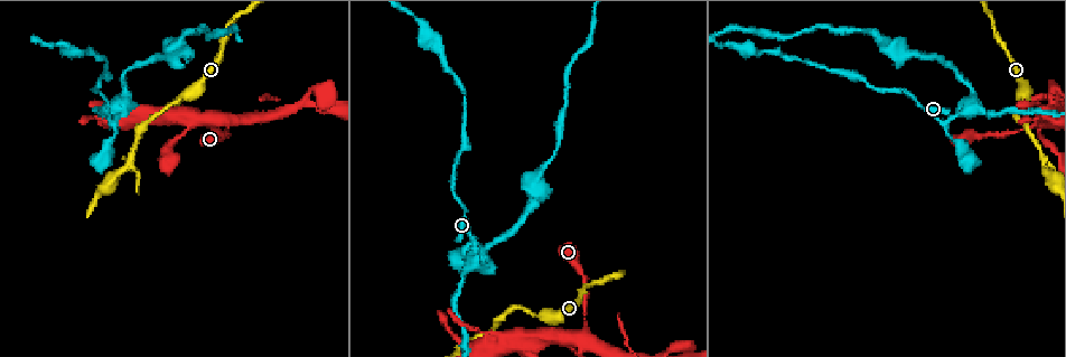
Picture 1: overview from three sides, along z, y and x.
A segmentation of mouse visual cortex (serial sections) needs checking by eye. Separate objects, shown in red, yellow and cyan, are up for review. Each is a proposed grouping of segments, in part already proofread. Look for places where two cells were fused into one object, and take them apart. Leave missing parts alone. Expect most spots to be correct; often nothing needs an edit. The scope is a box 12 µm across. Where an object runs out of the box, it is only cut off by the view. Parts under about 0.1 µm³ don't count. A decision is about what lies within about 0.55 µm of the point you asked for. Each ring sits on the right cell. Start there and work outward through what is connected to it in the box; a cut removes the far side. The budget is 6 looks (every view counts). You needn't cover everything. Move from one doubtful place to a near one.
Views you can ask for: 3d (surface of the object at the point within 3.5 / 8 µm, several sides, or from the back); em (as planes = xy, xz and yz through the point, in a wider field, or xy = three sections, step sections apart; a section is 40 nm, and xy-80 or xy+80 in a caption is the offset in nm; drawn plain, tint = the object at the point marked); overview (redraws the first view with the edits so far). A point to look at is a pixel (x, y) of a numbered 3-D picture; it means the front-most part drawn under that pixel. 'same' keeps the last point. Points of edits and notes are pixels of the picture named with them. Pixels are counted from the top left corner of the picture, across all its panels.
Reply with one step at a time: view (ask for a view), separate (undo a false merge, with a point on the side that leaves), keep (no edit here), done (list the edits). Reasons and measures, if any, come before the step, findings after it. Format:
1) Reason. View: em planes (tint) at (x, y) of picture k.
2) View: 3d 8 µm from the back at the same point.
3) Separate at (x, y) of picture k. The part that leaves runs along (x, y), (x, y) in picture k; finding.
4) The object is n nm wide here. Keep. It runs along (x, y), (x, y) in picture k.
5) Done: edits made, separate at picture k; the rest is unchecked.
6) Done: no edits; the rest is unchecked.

Sudden change in width. View: 3d 3.5 µm at (582, 336) of picture 1.

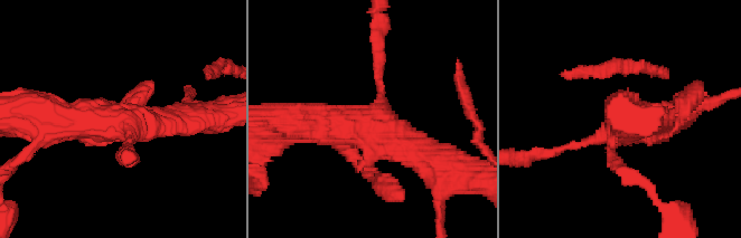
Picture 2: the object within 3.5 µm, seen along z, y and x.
View: em xy step 5 (tint) at (367, 123) of picture 2.

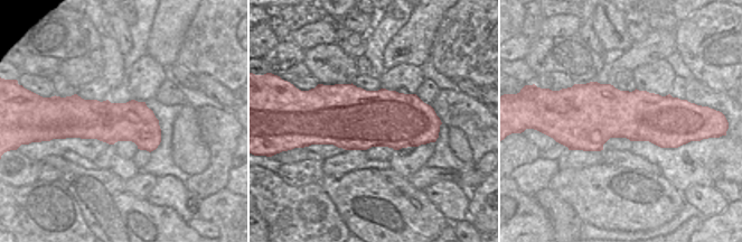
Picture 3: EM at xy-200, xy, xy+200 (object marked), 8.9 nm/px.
Keep. It runs along (377, 64), (382, 112), (371, 121), (292, 123) in picture 2; all the same cell.

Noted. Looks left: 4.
View: 3d 3.5 µm from the back at (961, 115) of picture 1.

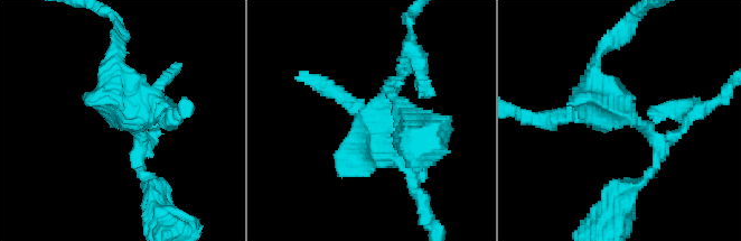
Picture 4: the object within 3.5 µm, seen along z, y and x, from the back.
View: em xy step 3 (tint) at (628, 118) of picture 4.

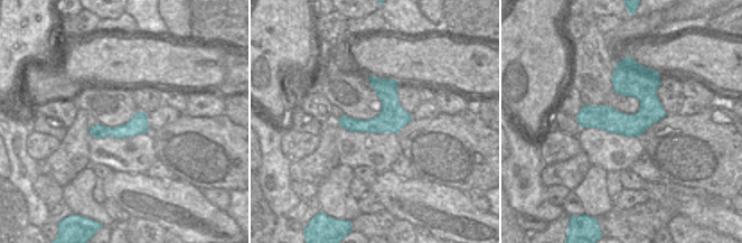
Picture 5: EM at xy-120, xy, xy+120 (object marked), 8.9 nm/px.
View: em xy step 1 (tint) at the same point.

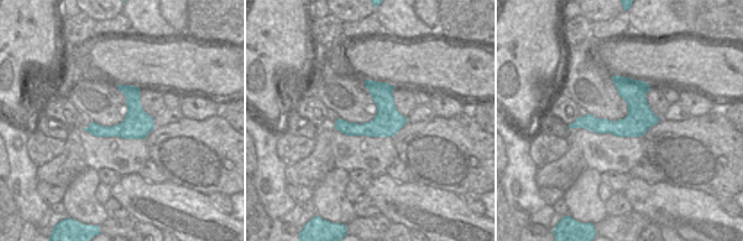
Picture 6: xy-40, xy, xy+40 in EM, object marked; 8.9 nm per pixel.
Keep. It runs along (676, 132), (658, 142), (612, 111), (596, 59) in picture 4; all the same cell.

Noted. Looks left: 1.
Done: no edits; the rest is unchecked.

